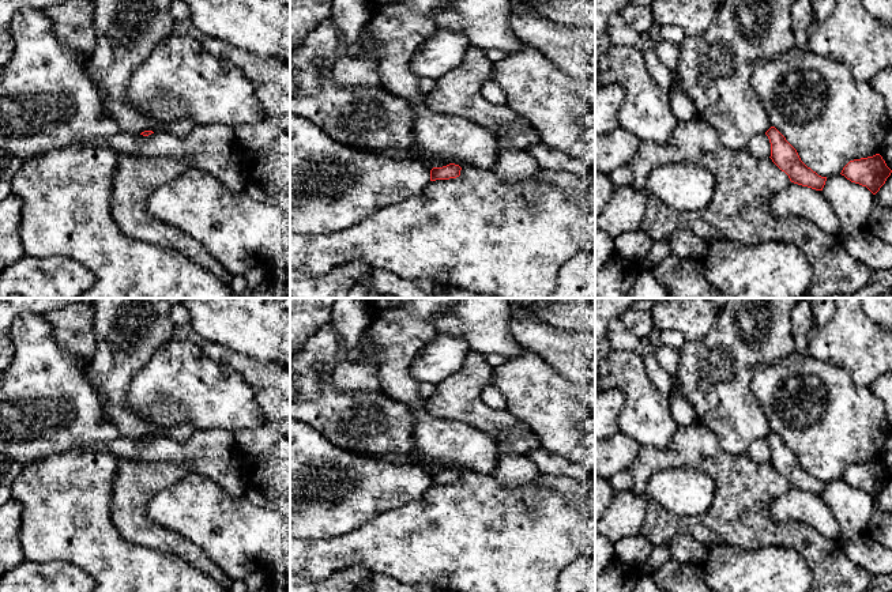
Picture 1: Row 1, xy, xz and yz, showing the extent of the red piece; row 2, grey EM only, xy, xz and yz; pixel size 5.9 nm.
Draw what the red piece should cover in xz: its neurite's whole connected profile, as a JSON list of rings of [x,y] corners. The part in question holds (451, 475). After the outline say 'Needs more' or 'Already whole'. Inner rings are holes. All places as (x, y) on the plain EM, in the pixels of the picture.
[[[455,468],[443,472],[433,472],[430,475],[430,486],[456,483],[460,480],[460,475],[462,472]]]. Already whole

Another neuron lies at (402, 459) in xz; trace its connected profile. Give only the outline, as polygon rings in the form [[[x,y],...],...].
[[[413,452],[389,453],[389,455],[373,455],[373,453],[364,453],[364,455],[377,461],[399,464],[399,465],[415,465],[429,474],[433,472],[433,467],[428,465],[422,457],[414,455]]]

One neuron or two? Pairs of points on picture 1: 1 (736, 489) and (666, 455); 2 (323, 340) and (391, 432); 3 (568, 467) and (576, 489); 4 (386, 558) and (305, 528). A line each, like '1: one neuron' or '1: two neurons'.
1: one neuron
2: one neuron
3: two neurons
4: two neurons

